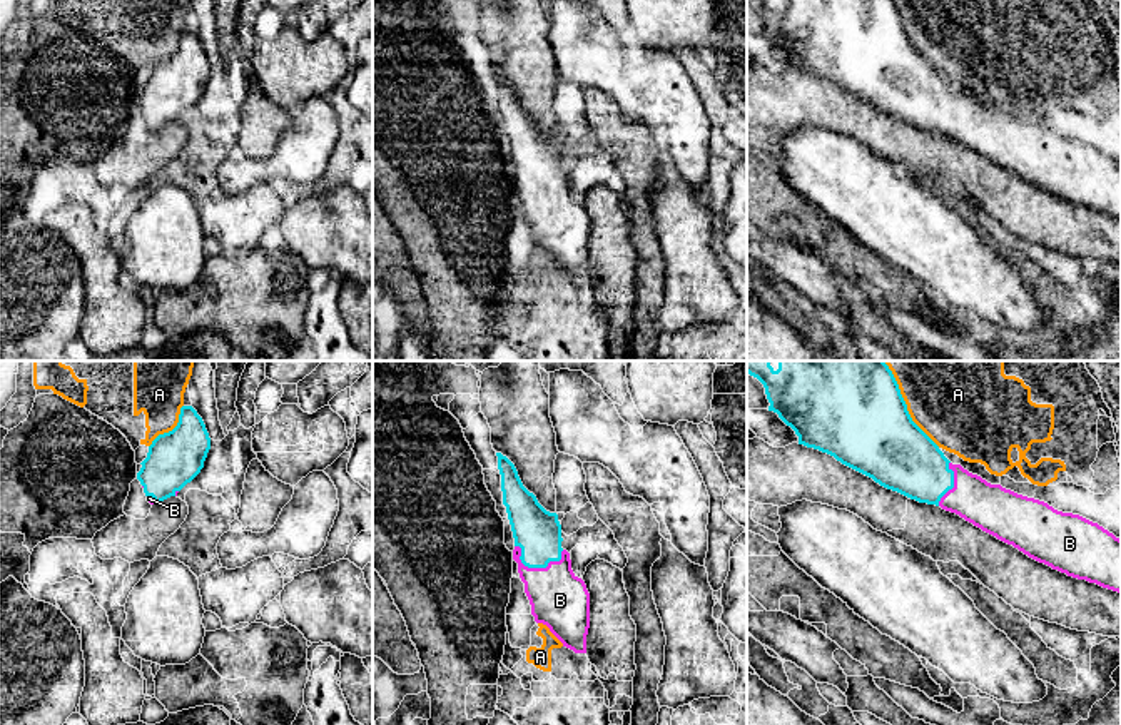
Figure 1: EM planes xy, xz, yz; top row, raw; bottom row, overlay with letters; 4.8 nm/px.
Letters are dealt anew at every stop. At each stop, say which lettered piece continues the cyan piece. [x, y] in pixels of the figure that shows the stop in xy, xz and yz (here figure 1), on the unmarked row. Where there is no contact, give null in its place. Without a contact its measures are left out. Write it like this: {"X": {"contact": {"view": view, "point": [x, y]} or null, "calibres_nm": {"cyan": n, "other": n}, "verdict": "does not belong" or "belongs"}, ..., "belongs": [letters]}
{"A": {"contact": {"view": "yz", "point": [907, 37]}, "calibres_nm": {"cyan": 440, "other": 380}, "verdict": "does not belong"}, "B": {"contact": {"view": "xz", "point": [537, 192]}, "calibres_nm": {"cyan": 220, "other": 280}, "verdict": "belongs"}, "belongs": ["B"]}

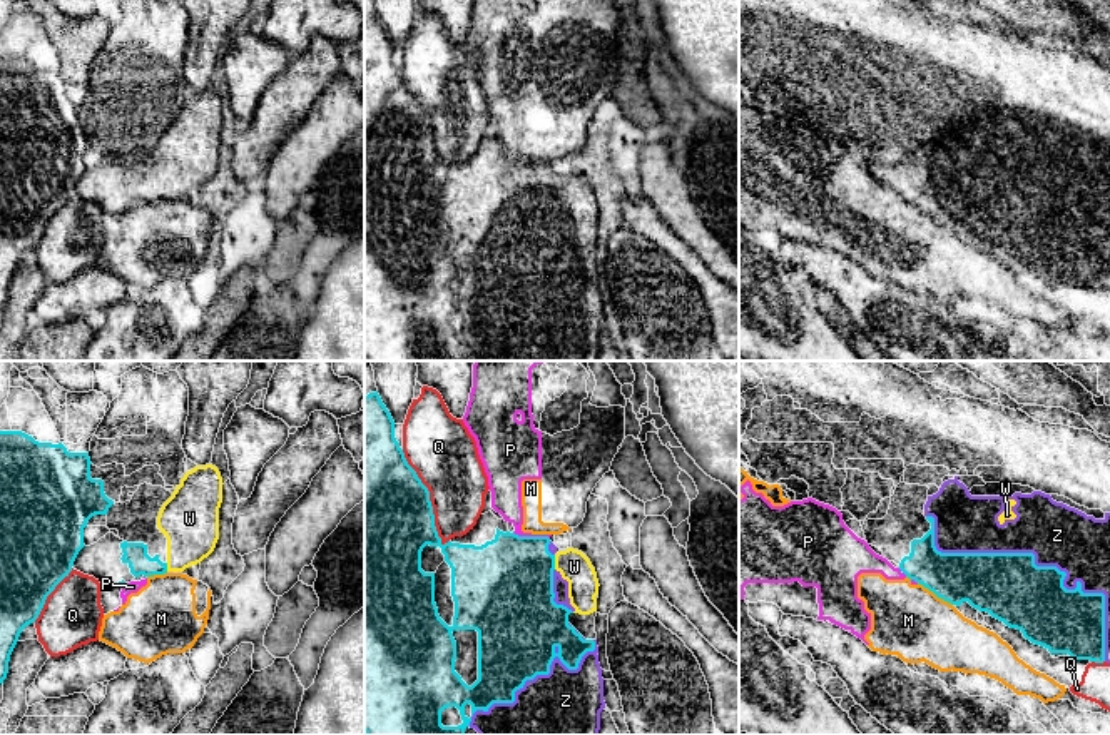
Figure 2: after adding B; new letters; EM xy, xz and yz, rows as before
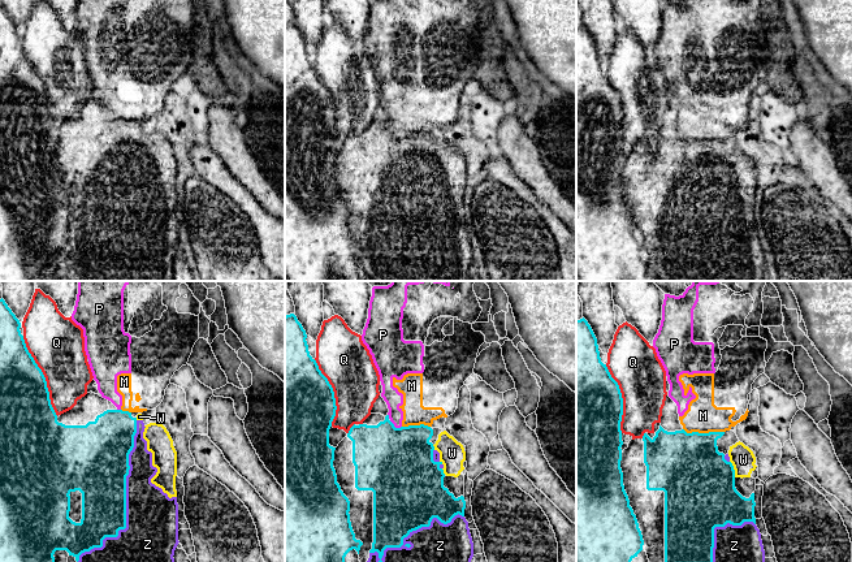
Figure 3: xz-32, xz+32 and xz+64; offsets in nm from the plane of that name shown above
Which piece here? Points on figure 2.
{"M": {"contact": {"view": "yz", "point": [935, 219]}, "calibres_nm": {"cyan": 280, "other": 360}, "verdict": "does not belong"}, "P": {"contact": {"view": "xz", "point": [532, 162]}, "calibres_nm": {"cyan": 440, "other": 140}, "verdict": "does not belong"}, "Q": {"contact": {"view": "xz", "point": [428, 124]}, "calibres_nm": {"cyan": 500, "other": 320}, "verdict": "does not belong"}, "W": {"contact": {"view": "xz", "point": [554, 187]}, "calibres_nm": {"cyan": 440, "other": 150}, "verdict": "does not belong"}, "Z": {"contact": {"view": "yz", "point": [1042, 192]}, "calibres_nm": {"cyan": 320, "other": 300}, "verdict": "does not belong"}, "belongs": []}

